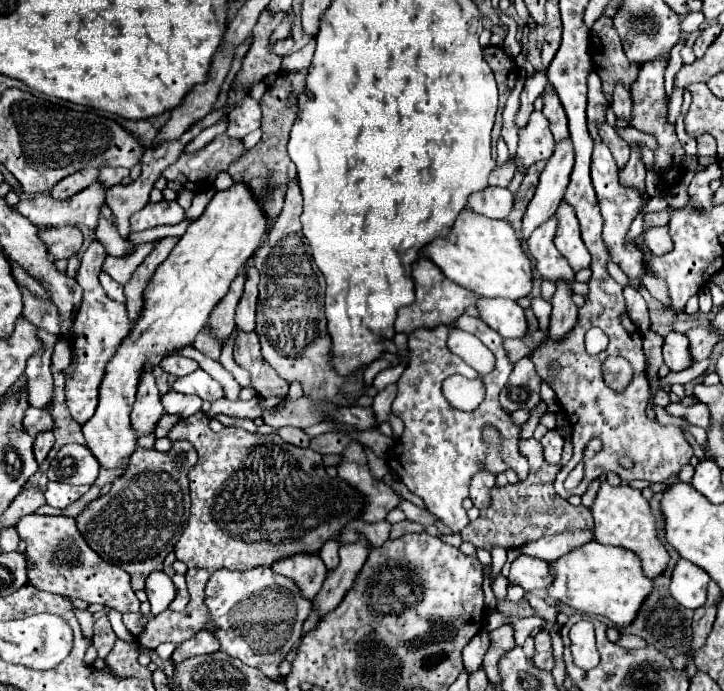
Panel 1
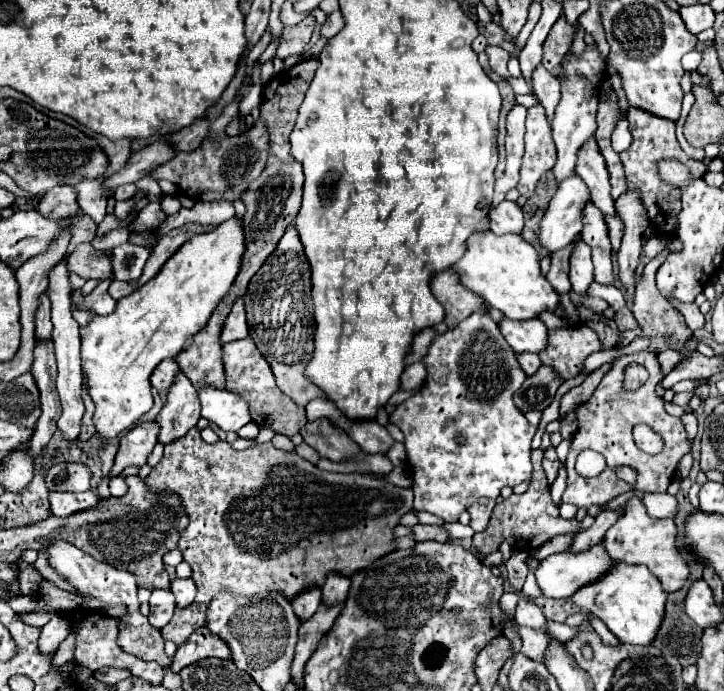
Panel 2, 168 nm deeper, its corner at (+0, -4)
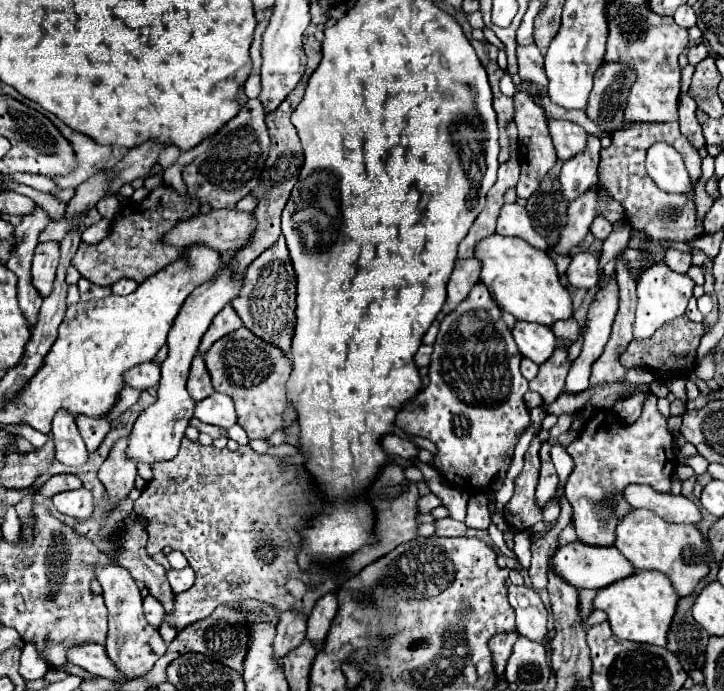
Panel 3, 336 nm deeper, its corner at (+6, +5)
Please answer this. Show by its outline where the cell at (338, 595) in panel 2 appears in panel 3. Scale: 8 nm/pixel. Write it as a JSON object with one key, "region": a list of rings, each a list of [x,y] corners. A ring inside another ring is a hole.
{"region":[[[328,593],[320,601],[316,601],[316,607],[312,607],[312,613],[310,613],[310,619],[308,619],[308,633],[306,635],[308,635],[310,641],[314,641],[322,647],[324,637],[330,629],[330,623],[336,615],[336,609],[338,609],[338,603],[336,603],[334,593]]]}

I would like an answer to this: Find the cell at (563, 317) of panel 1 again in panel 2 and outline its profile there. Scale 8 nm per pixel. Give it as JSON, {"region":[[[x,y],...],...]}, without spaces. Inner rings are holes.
{"region":[[[574,244],[558,250],[552,254],[552,266],[546,274],[548,282],[552,284],[552,288],[558,292],[558,294],[564,294],[564,292],[570,292],[570,280],[568,280],[568,260],[570,260],[570,254],[572,254],[572,248]]]}

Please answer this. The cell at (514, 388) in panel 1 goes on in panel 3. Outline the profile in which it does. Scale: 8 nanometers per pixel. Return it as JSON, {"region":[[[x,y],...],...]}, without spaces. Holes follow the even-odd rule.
{"region":[[[556,349],[544,365],[540,365],[538,375],[530,381],[530,389],[540,393],[544,403],[550,405],[564,389],[564,379],[568,375],[570,363],[568,363],[568,353],[566,349]]]}

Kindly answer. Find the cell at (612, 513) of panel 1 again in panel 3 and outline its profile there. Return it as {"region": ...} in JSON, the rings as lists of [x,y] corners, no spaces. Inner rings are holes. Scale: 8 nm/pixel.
{"region":[[[634,509],[620,519],[616,527],[614,547],[628,557],[636,569],[662,571],[676,589],[678,595],[690,595],[696,583],[708,573],[708,547],[702,533],[694,525],[674,525],[658,517],[648,509]]]}

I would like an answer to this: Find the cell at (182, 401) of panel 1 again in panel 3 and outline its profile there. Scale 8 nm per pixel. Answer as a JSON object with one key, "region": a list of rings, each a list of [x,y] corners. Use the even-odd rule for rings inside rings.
{"region":[[[222,255],[222,261],[224,261],[224,271],[218,277],[198,285],[188,295],[188,299],[184,301],[184,305],[168,333],[168,357],[162,363],[162,379],[158,385],[158,399],[156,399],[156,403],[152,403],[148,409],[144,409],[140,413],[140,417],[136,419],[134,429],[130,433],[130,443],[128,443],[126,453],[134,461],[144,461],[144,463],[152,465],[156,461],[174,459],[178,453],[180,441],[184,437],[186,427],[190,425],[190,419],[194,415],[194,405],[196,405],[196,401],[192,401],[192,397],[188,395],[188,389],[186,389],[186,379],[188,379],[192,357],[196,355],[200,339],[206,333],[206,329],[210,327],[214,315],[238,295],[240,285],[242,285],[242,281],[232,281],[228,275],[230,257]]]}

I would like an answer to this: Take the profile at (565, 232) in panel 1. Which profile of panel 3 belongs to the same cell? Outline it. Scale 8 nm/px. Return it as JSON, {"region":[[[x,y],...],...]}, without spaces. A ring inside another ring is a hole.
{"region":[[[590,251],[576,253],[568,265],[566,277],[574,289],[594,287],[598,283],[598,257]]]}

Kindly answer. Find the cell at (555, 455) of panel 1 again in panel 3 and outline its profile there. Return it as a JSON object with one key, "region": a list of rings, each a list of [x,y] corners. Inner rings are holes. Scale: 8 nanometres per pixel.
{"region":[[[542,443],[540,461],[542,461],[542,469],[540,469],[540,483],[538,483],[538,489],[536,489],[536,503],[540,507],[544,507],[544,503],[548,499],[552,499],[556,489],[558,489],[556,469],[554,469],[552,459],[550,459],[550,443]]]}

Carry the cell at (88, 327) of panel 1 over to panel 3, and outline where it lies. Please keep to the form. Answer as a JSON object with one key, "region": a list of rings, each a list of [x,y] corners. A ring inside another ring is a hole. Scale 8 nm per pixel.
{"region":[[[78,415],[76,423],[88,451],[94,451],[110,431],[110,423],[106,423],[104,419],[92,419],[88,415]]]}

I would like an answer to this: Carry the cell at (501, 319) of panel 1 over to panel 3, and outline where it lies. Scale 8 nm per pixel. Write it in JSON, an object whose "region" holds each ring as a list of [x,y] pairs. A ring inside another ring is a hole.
{"region":[[[516,321],[512,327],[512,337],[524,357],[530,357],[534,363],[544,363],[552,351],[556,349],[556,337],[552,329],[544,329],[544,325]]]}

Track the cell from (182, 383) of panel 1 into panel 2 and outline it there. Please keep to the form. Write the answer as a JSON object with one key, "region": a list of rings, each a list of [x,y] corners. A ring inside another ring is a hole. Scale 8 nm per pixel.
{"region":[[[200,388],[198,396],[202,402],[202,416],[222,430],[236,432],[251,421],[248,406],[242,398],[234,398],[234,392]]]}

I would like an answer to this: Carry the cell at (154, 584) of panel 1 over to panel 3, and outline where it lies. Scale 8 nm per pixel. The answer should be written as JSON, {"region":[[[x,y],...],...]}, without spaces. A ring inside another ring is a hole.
{"region":[[[148,595],[146,599],[144,599],[144,615],[146,615],[146,619],[148,619],[148,623],[150,625],[154,625],[154,627],[158,627],[160,623],[162,623],[162,619],[164,619],[164,605],[156,599],[156,597],[152,597],[152,595]]]}

